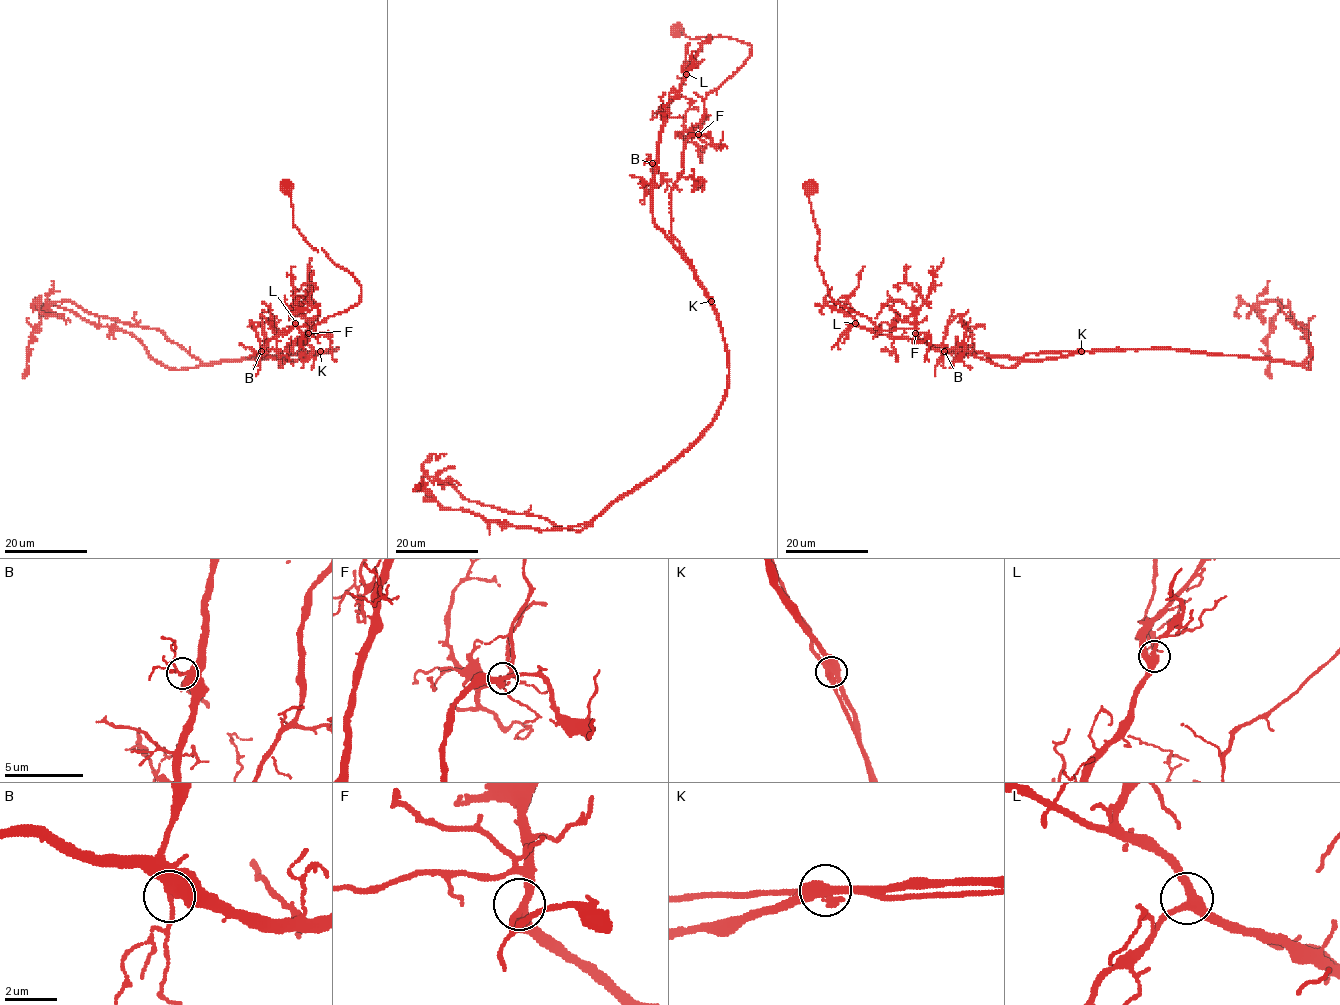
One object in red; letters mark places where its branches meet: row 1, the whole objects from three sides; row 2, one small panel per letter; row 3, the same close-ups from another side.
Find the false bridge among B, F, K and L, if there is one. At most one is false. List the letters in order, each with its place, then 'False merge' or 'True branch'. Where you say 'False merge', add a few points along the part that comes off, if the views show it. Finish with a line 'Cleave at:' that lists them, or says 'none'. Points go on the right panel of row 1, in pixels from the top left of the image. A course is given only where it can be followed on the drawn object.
B: Place: (944, 351). True branch
F: Place: (915, 333). True branch
K: Place: (1081, 351). False merge. Course of the part to remove: (1081, 351), (1185, 349), (1308, 369), (1308, 333), (1287, 305), (1276, 314), (1267, 337), (1271, 377)
L: Place: (855, 323). True branch
Cleave at: K

